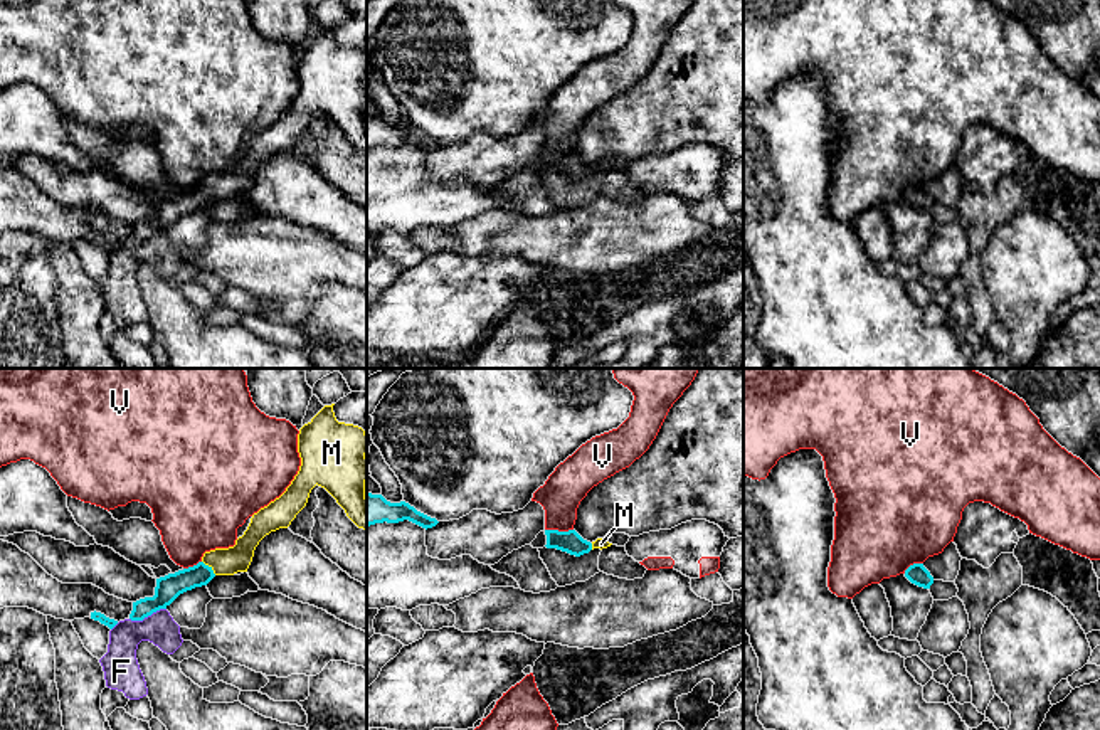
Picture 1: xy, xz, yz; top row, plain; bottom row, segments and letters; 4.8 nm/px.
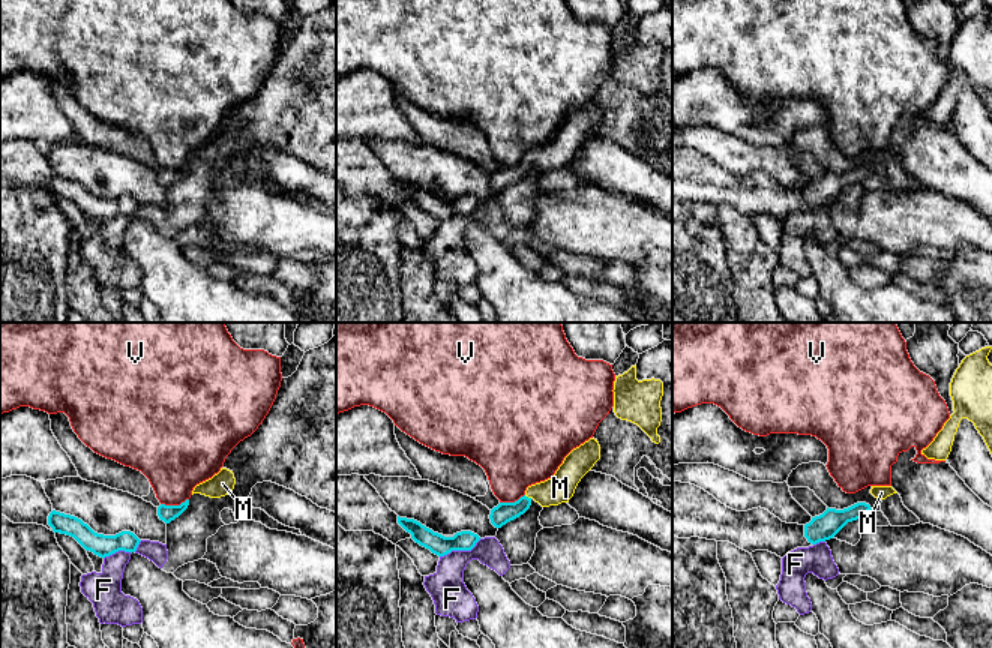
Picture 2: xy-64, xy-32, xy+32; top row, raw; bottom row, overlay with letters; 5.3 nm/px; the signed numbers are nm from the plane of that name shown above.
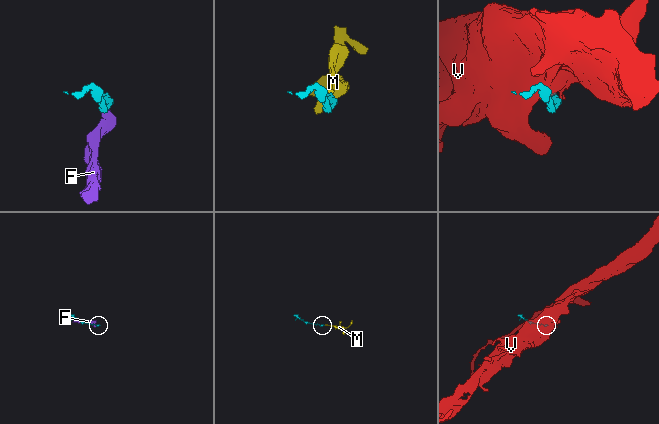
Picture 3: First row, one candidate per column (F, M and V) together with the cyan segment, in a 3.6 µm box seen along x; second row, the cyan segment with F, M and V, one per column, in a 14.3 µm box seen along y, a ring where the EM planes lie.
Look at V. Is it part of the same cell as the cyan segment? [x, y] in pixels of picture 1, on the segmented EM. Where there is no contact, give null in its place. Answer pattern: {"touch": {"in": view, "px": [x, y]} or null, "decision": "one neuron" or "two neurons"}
{"touch": {"in": "xz", "px": [557, 530]}, "decision": "two neurons"}

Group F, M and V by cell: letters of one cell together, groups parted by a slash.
F / M / V

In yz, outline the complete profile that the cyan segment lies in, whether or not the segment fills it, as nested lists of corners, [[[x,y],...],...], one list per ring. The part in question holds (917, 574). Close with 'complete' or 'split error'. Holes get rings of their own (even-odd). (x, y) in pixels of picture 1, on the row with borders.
[[[913,563],[905,570],[905,577],[923,589],[930,589],[930,585],[933,584],[933,577],[930,575],[930,572],[923,567],[923,563]]]; complete

